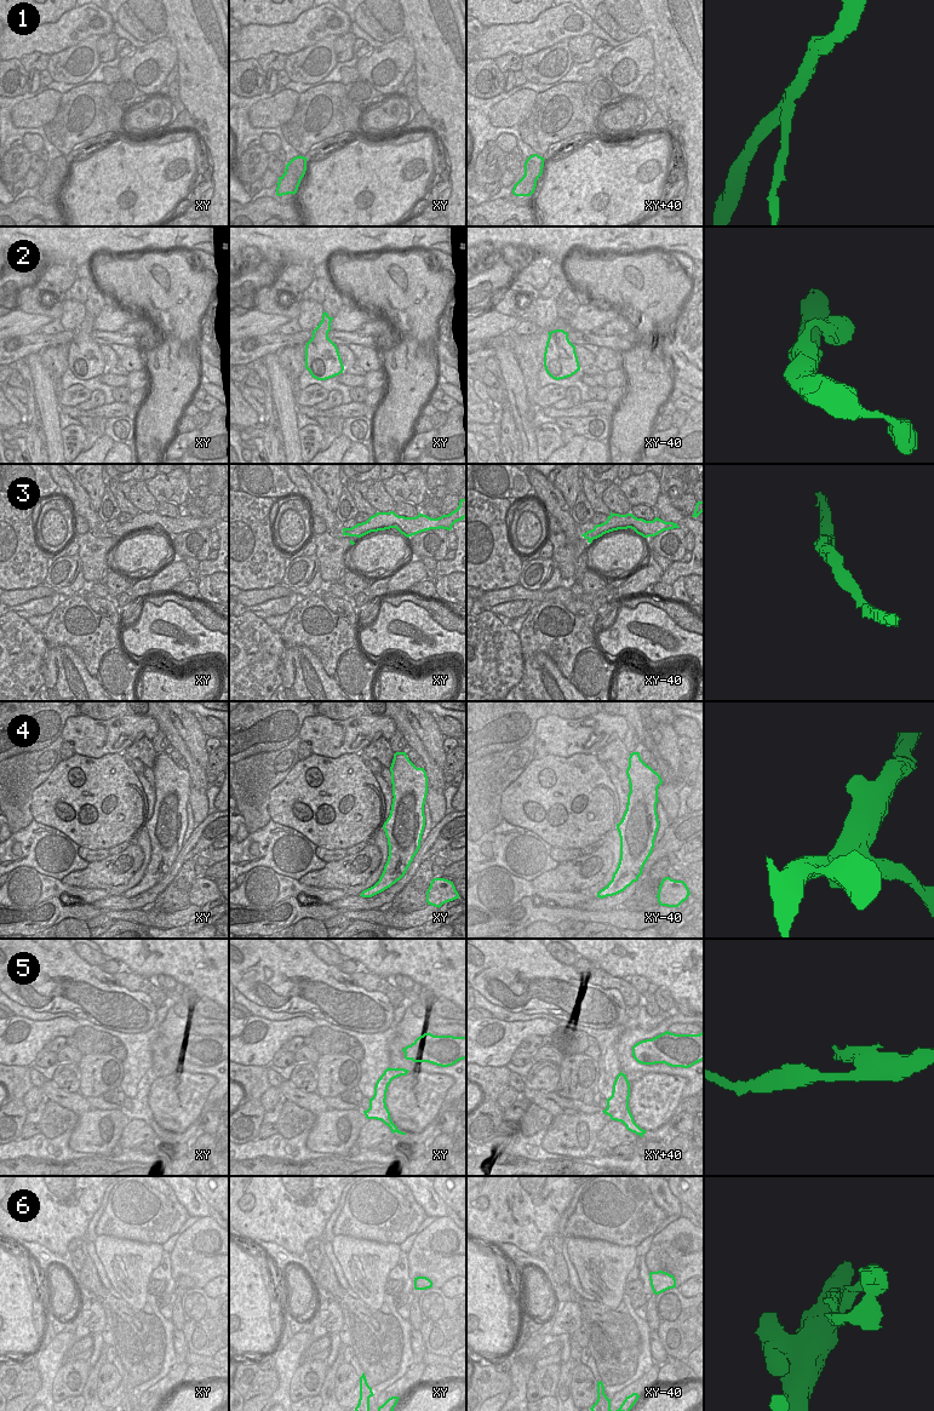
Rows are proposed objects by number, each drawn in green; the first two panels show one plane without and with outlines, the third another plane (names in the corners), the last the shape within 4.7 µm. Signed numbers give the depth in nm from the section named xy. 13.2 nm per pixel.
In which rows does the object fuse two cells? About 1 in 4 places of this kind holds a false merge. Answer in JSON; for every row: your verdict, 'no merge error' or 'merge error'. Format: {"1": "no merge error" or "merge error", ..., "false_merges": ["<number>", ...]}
{"1": "merge error", "2": "no merge error", "3": "no merge error", "4": "no merge error", "5": "no merge error", "6": "no merge error", "false_merges": ["1"]}

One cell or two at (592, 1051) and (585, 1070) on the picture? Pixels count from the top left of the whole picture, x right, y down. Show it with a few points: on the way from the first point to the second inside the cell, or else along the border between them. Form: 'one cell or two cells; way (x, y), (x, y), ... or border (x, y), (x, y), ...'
two cells; border (584, 1053), (596, 1061)

